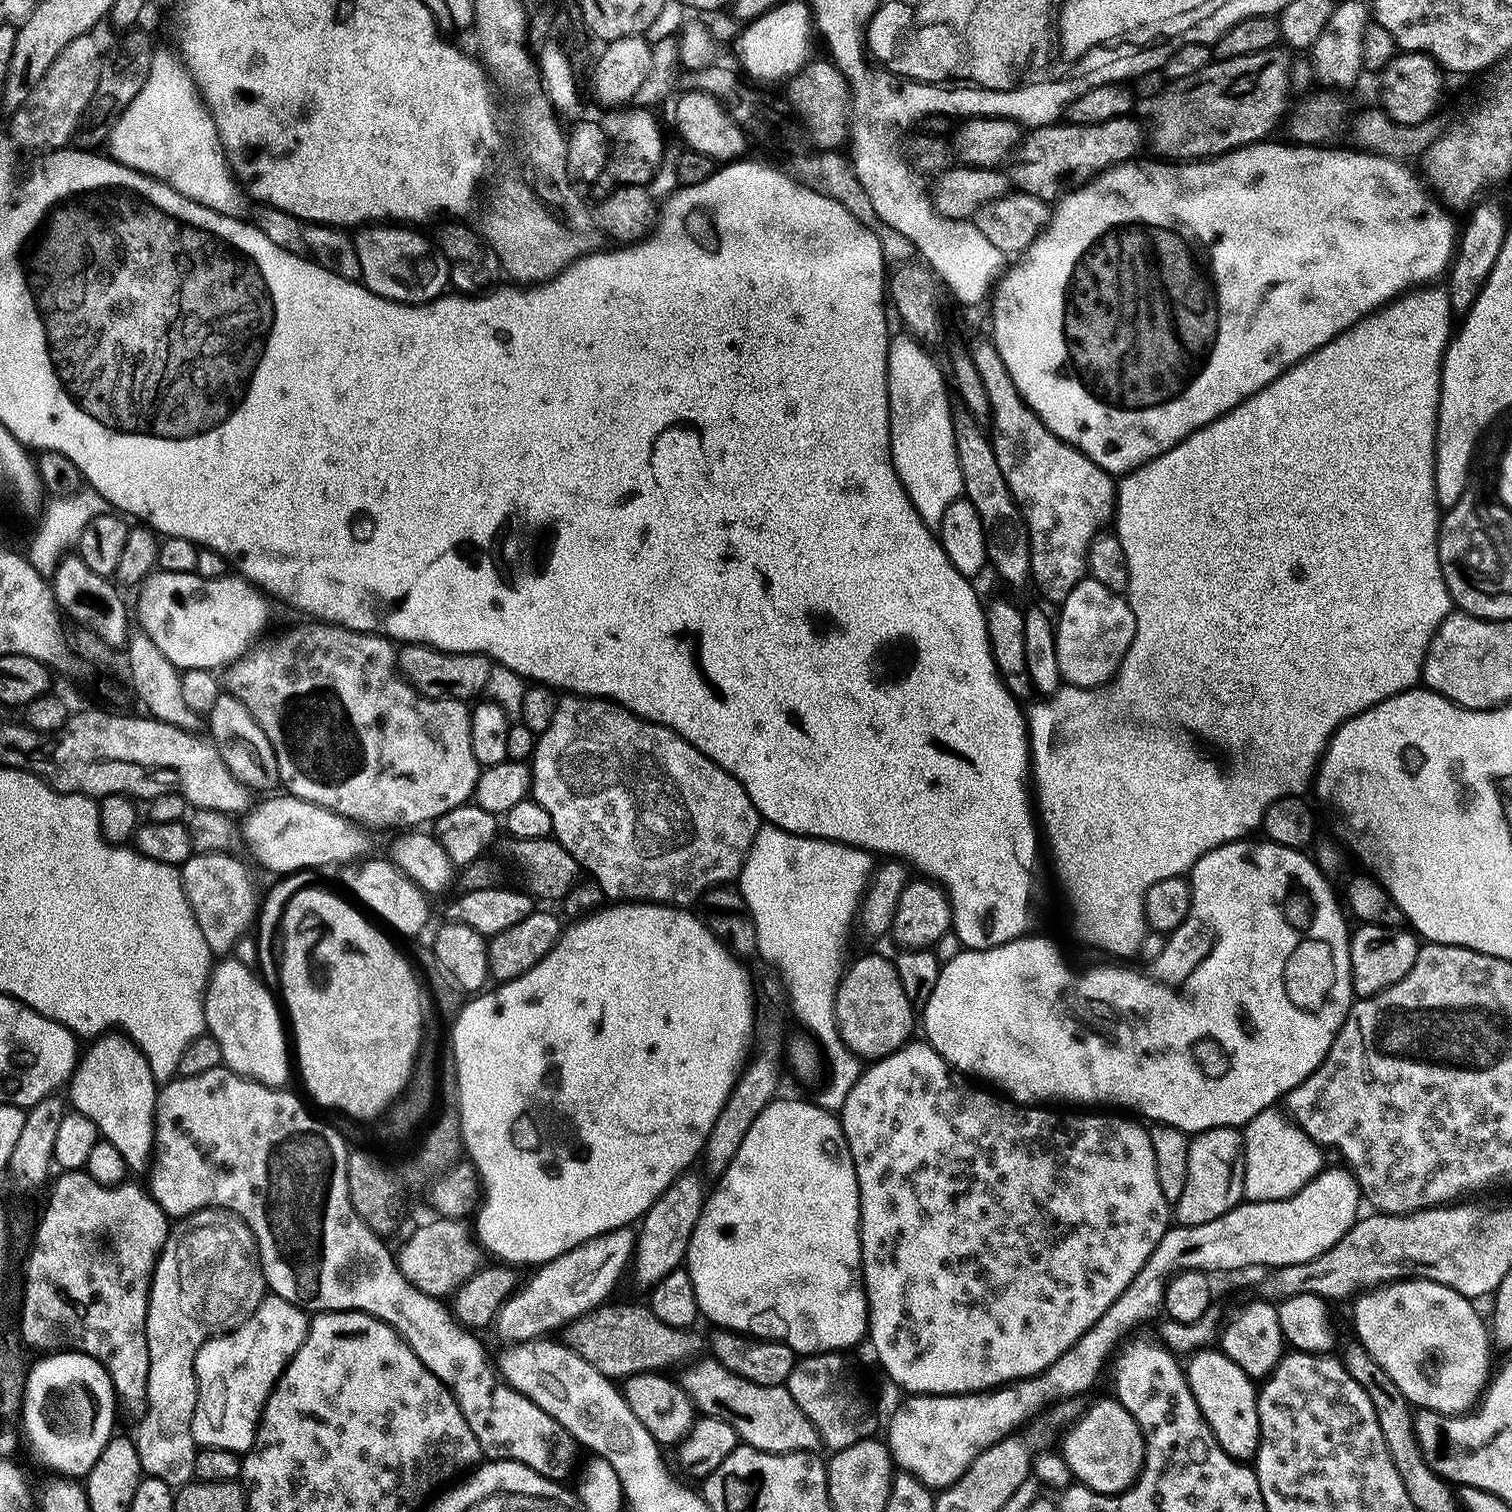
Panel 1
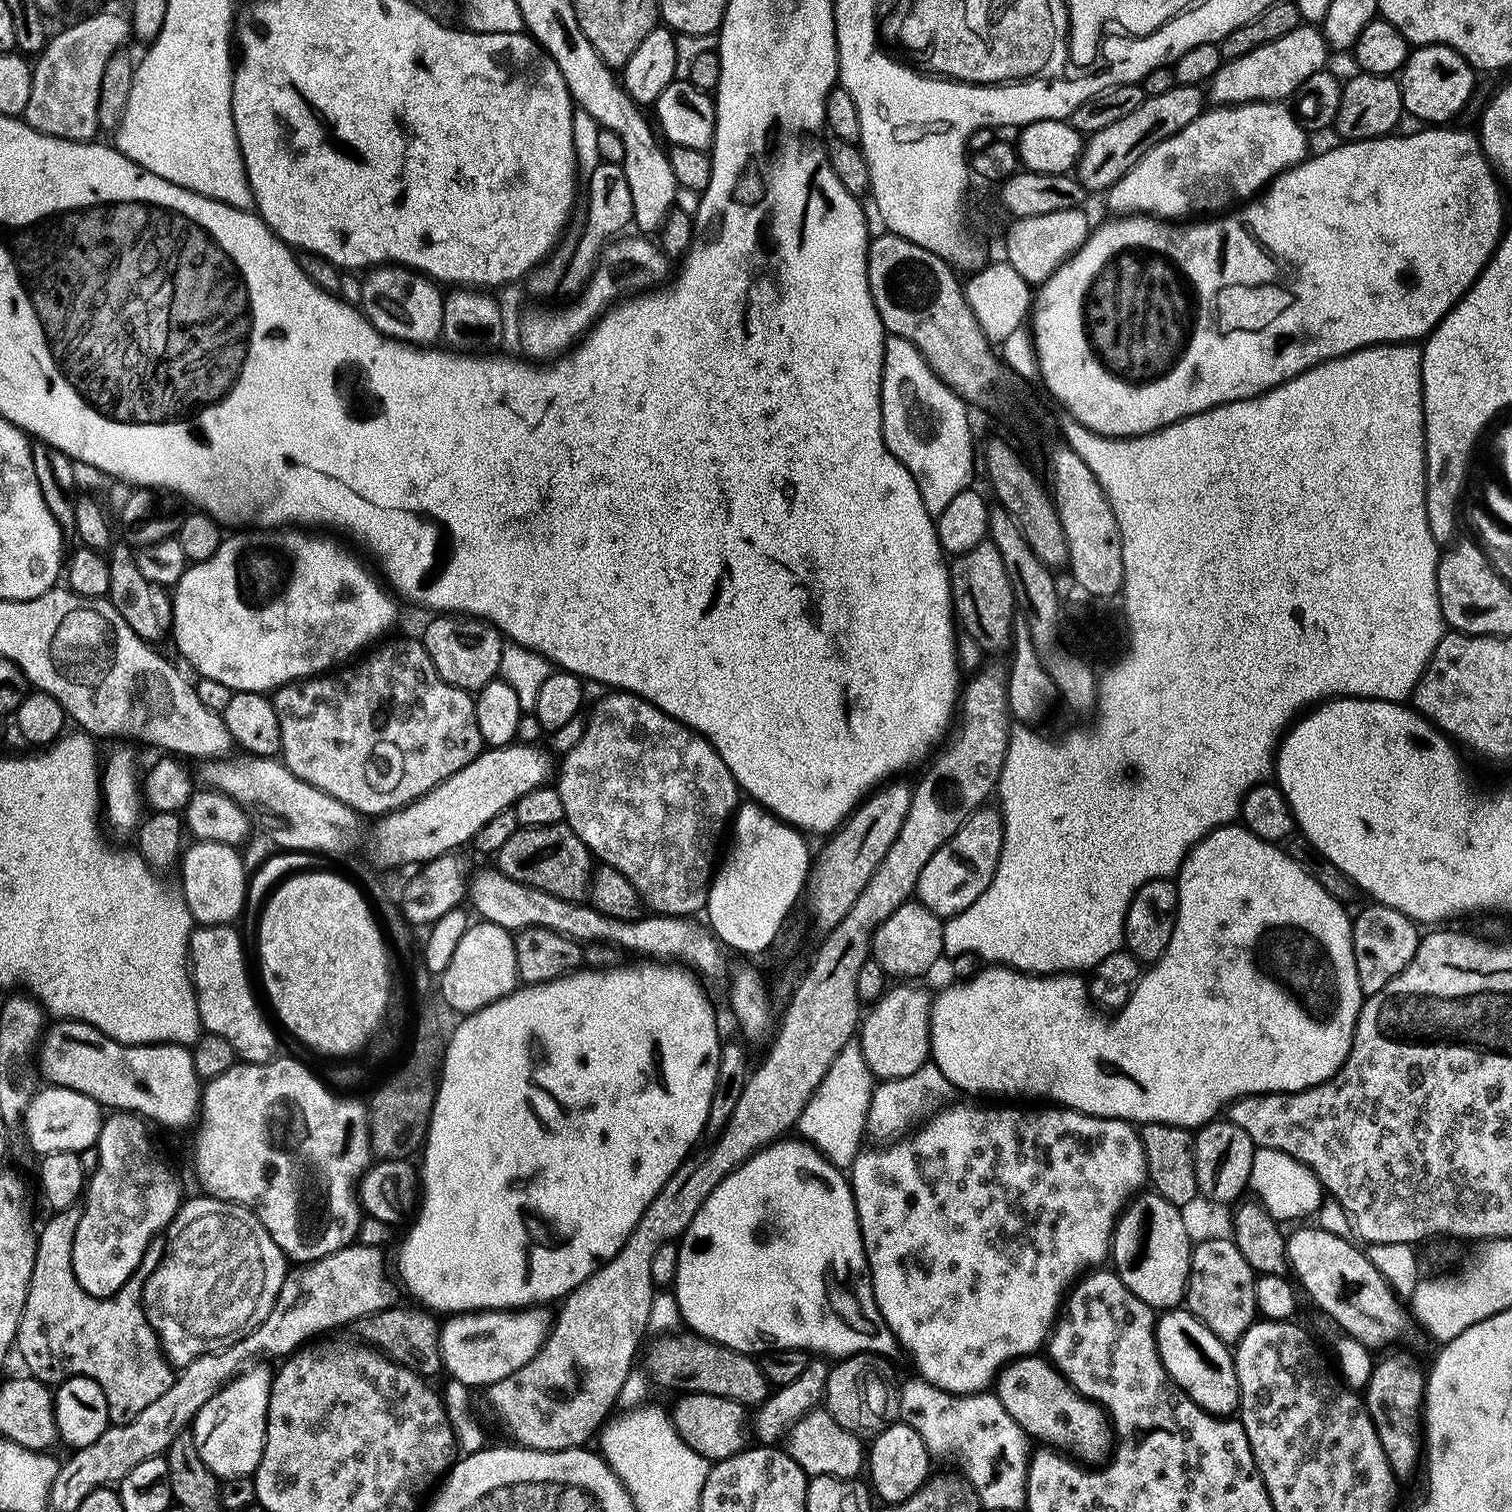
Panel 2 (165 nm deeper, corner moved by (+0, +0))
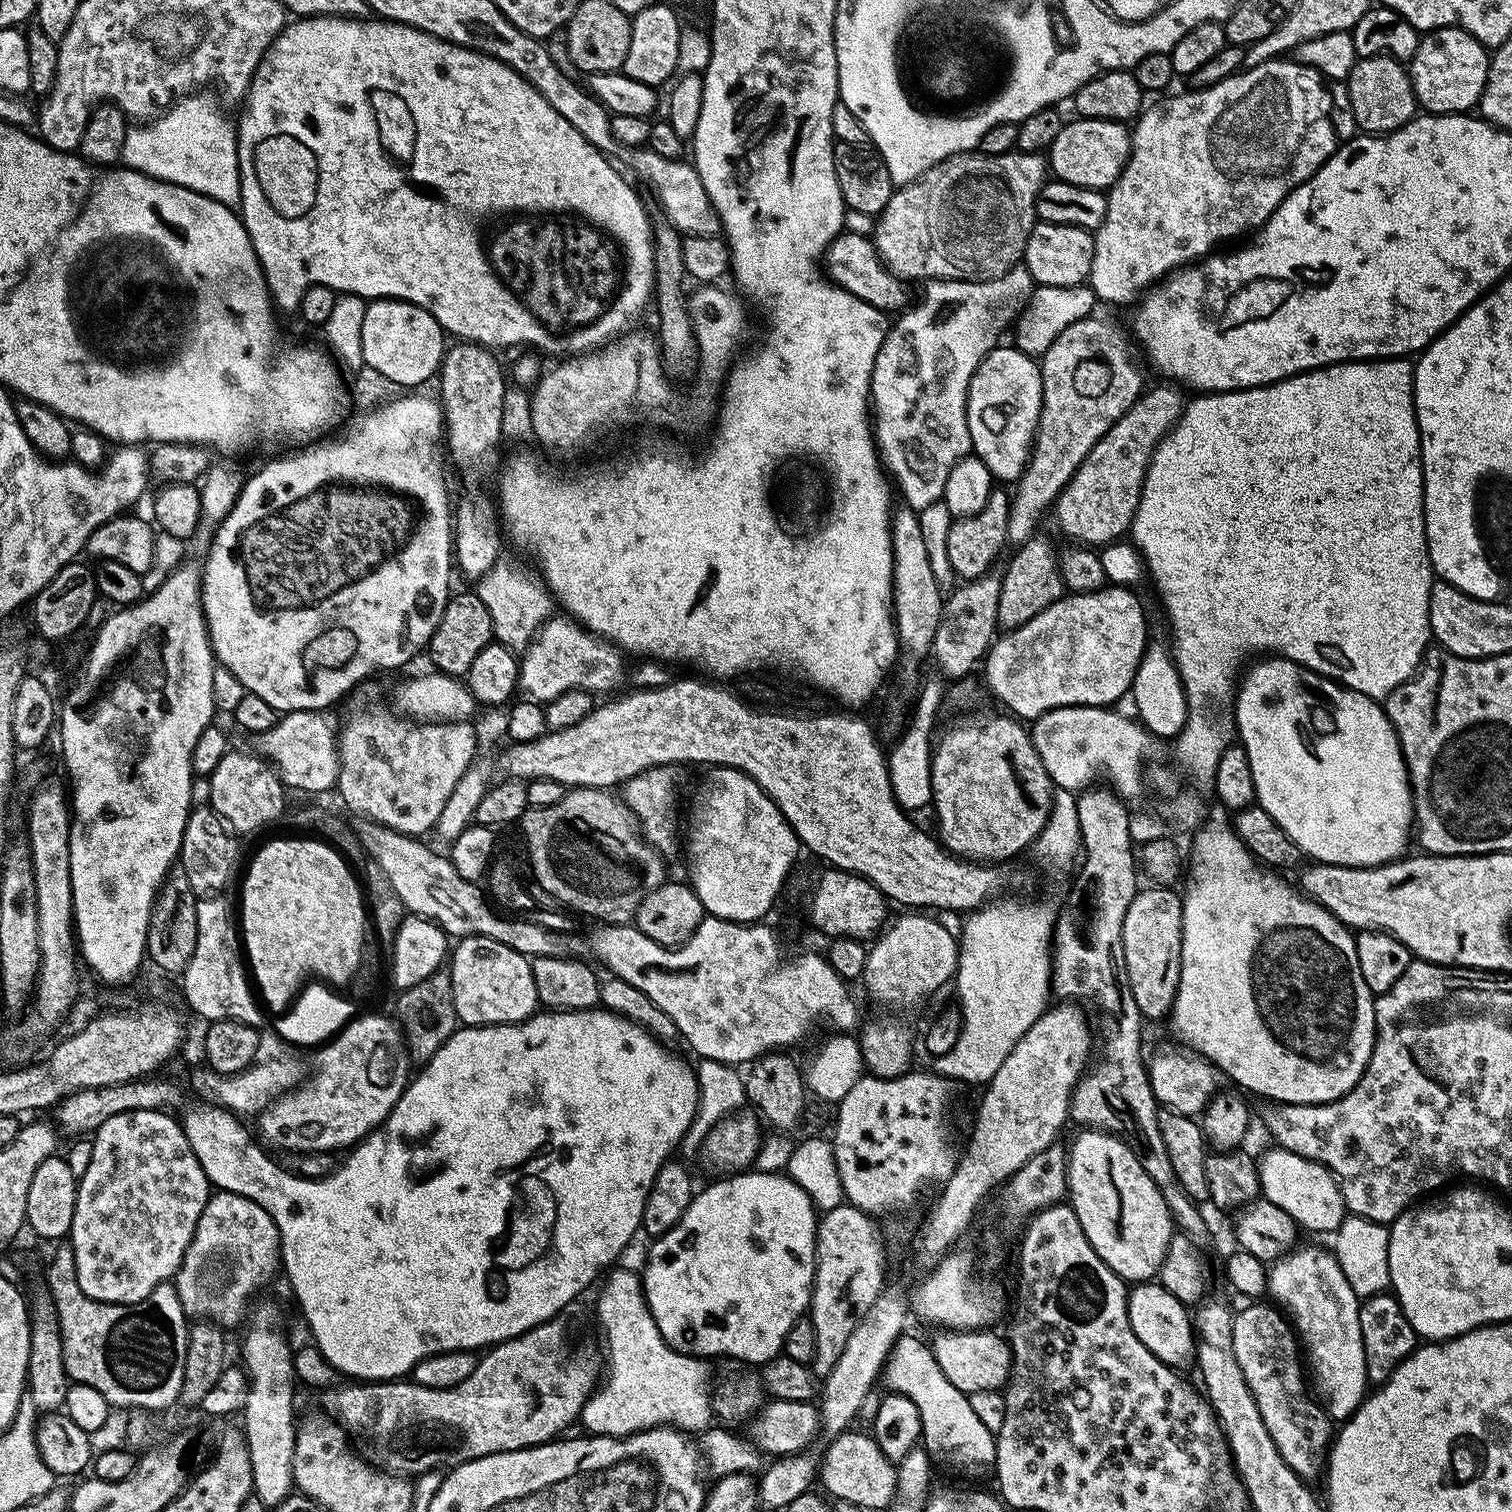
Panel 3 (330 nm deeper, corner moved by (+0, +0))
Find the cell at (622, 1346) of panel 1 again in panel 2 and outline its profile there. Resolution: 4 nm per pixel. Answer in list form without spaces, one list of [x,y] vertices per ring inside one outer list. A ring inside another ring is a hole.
[[[691,1330],[683,1331],[677,1336],[658,1337],[649,1346],[648,1353],[647,1348],[643,1353],[642,1368],[653,1385],[677,1388],[677,1393],[680,1394],[718,1394],[718,1398],[730,1398],[745,1406],[759,1406],[768,1399],[770,1385],[764,1377],[764,1369],[759,1359],[756,1360],[747,1352],[722,1346],[704,1336],[697,1336]]]

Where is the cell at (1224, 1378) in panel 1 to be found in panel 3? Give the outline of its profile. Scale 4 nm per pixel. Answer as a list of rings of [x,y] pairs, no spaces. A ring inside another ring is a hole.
[[[1159,1282],[1137,1283],[1128,1294],[1128,1317],[1134,1334],[1138,1334],[1138,1342],[1142,1342],[1142,1346],[1146,1346],[1146,1350],[1153,1352],[1163,1364],[1177,1366],[1176,1364],[1189,1363],[1191,1365],[1193,1363],[1197,1341],[1194,1335],[1193,1317],[1186,1305],[1178,1298],[1174,1298],[1174,1294],[1170,1294],[1170,1290],[1166,1290],[1163,1284]]]

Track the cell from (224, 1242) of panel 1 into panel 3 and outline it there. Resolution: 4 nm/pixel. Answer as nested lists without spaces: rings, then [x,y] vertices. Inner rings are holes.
[[[217,1191],[209,1195],[194,1238],[174,1277],[185,1317],[201,1318],[231,1330],[249,1311],[248,1299],[259,1290],[260,1284],[278,1272],[281,1264],[280,1232],[265,1208],[233,1192]]]

